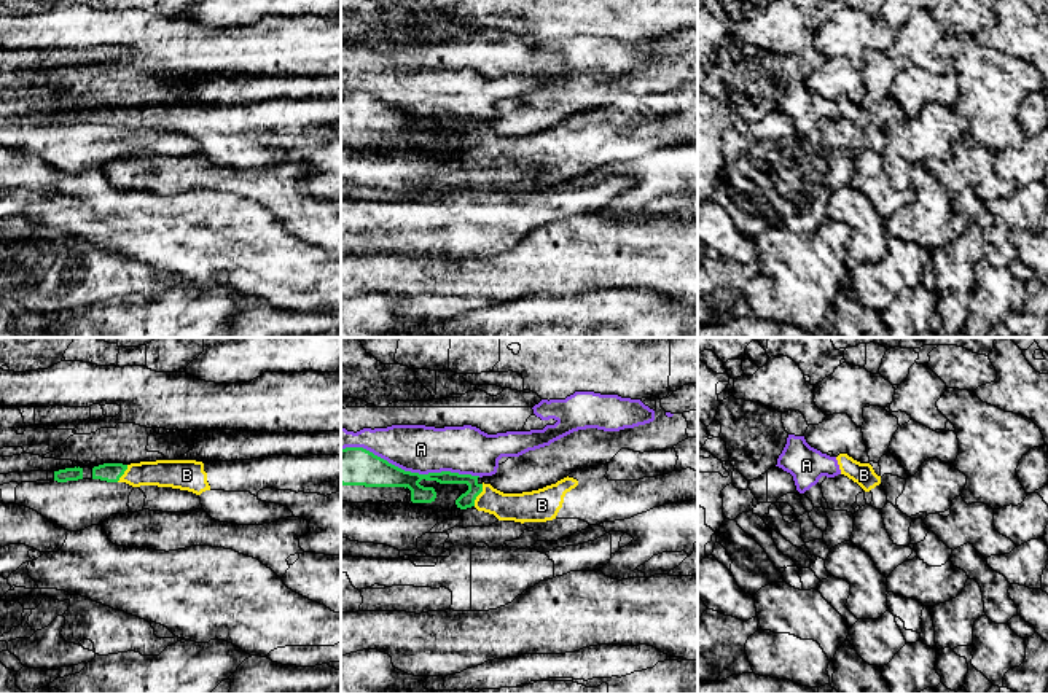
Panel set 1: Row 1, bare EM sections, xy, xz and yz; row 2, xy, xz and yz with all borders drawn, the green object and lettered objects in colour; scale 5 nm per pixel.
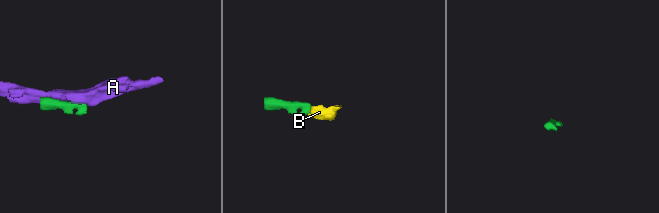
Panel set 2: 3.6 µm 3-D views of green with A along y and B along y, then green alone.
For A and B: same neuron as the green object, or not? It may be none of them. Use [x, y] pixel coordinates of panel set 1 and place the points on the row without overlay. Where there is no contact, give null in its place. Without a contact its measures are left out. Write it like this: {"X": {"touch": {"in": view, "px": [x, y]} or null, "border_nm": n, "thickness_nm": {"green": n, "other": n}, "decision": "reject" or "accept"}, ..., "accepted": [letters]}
{"A": {"touch": {"in": "xz", "px": [410, 115]}, "border_nm": 700, "thickness_nm": {"green": 190, "other": 240}, "decision": "reject"}, "B": {"touch": {"in": "xz", "px": [478, 137]}, "border_nm": 120, "thickness_nm": {"green": 80, "other": 150}, "decision": "accept"}, "accepted": ["B"]}

